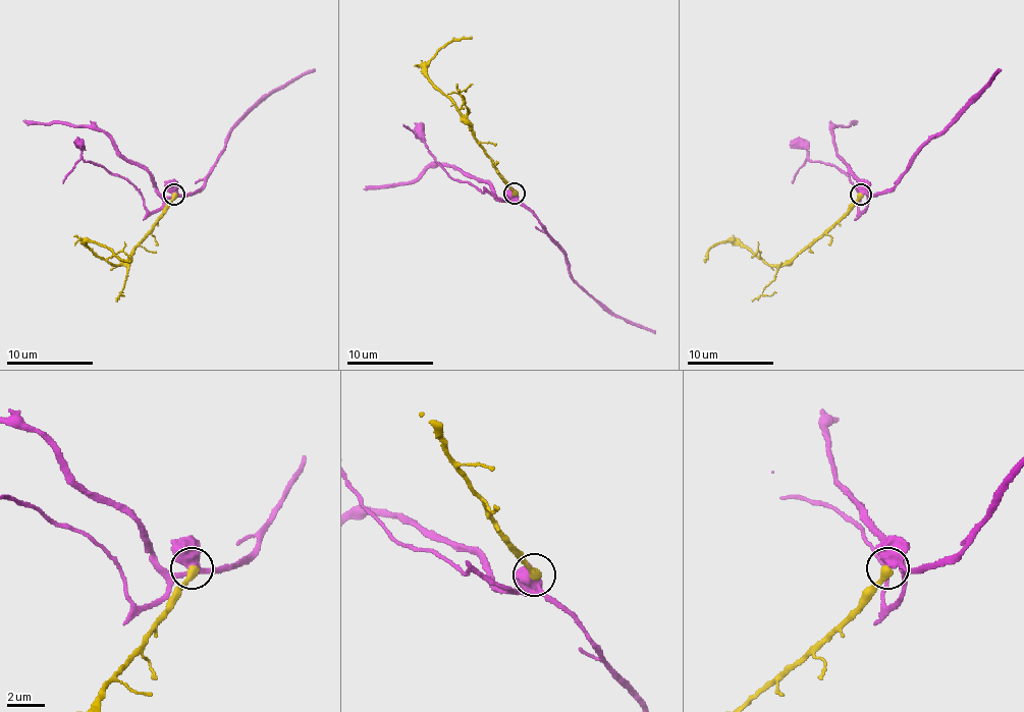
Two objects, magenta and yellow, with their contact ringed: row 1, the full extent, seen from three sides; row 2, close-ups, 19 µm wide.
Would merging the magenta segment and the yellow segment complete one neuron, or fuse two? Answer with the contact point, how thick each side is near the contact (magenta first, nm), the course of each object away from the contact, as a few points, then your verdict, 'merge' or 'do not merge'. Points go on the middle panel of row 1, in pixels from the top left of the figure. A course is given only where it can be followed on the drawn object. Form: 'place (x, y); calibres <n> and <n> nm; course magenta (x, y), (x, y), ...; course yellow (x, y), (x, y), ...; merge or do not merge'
place (515, 193); calibres 400 and 440 nm; course magenta (514, 195), (557, 242), (568, 264), (568, 272), (596, 300), (611, 314), (654, 333); course yellow (514, 193), (462, 115), (427, 75), (427, 63), (438, 52), (455, 39), (471, 37); do not merge

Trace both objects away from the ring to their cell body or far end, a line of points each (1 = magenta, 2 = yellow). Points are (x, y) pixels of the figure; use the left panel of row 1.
1: (173, 195), (195, 193), (217, 160), (227, 134), (271, 93), (314, 69)
2: (173, 195), (121, 264), (109, 264), (87, 242), (98, 242), (130, 262)

